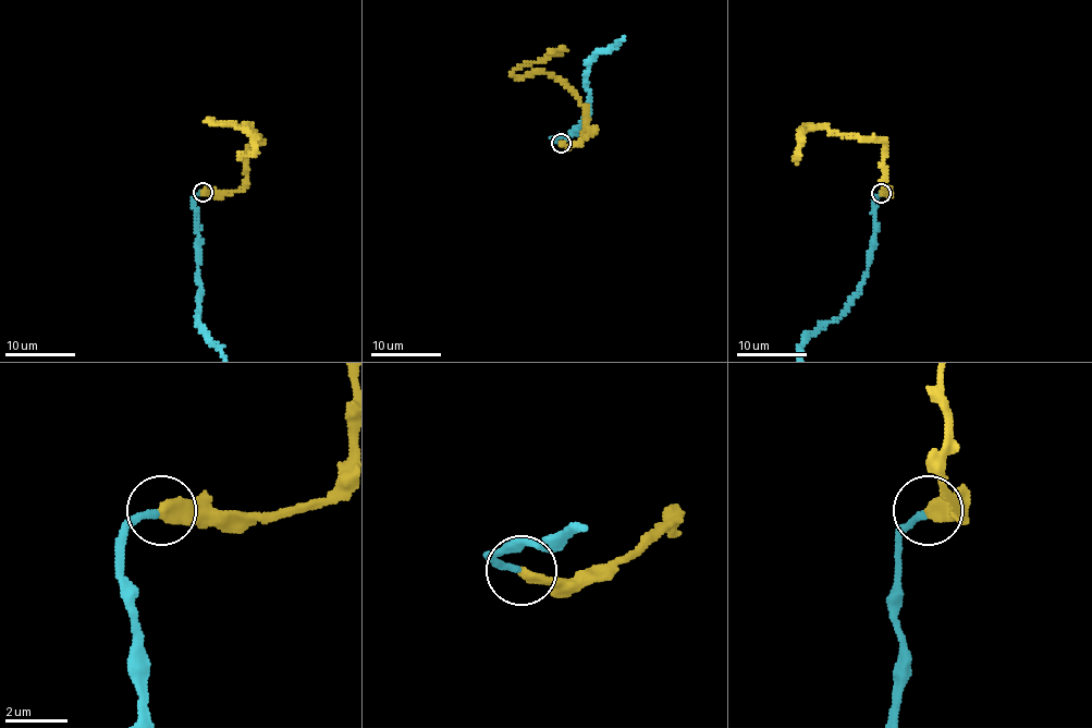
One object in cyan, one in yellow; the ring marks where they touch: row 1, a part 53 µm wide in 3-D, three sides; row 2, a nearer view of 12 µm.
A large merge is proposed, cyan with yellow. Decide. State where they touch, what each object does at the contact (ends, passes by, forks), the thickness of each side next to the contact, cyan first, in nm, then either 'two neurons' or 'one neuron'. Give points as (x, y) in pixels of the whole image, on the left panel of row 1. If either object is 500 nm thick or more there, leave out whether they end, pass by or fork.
(203, 192) | cyan ends | yellow ends | 200/400 nm | one neuron

